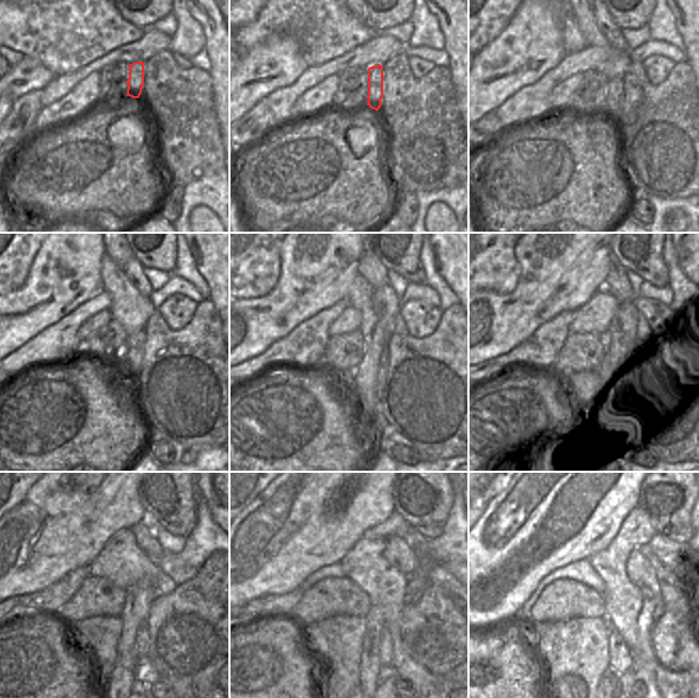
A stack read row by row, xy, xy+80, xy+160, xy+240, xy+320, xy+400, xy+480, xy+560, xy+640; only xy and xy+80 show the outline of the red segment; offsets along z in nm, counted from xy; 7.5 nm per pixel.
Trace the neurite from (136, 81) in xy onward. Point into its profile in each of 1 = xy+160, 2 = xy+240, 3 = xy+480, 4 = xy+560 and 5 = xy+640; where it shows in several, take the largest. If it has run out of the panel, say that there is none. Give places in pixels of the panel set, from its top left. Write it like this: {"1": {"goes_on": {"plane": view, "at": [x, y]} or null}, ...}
{"1": {"goes_on": {"plane": "xy+160", "at": [615, 94]}}, "2": {"goes_on": {"plane": "xy+240", "at": [133, 351]}}, "3": {"goes_on": {"plane": "xy+480", "at": [142, 638]}}, "4": {"goes_on": {"plane": "xy+560", "at": [384, 638]}}, "5": {"goes_on": {"plane": "xy+640", "at": [620, 660]}}}

